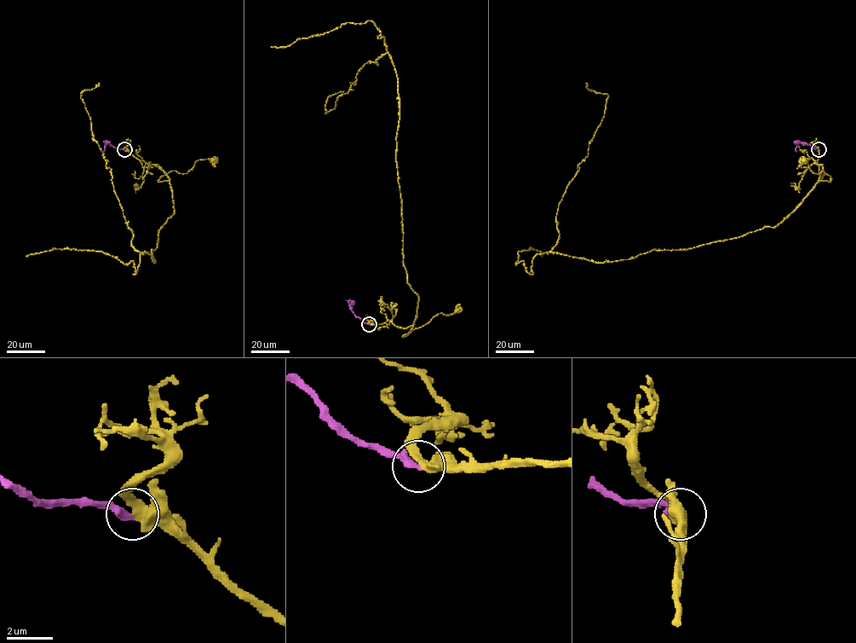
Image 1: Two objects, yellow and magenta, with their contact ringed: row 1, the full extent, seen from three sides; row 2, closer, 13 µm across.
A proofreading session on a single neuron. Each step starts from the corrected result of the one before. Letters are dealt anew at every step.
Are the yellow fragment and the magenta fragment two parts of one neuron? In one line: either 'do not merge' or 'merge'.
do not merge

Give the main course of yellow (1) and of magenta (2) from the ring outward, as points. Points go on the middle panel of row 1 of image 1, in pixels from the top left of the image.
1: (369, 324), (391, 321), (406, 328), (414, 325), (403, 335), (406, 336), (438, 314), (450, 315), (457, 309)
2: (369, 324), (356, 316), (346, 300)

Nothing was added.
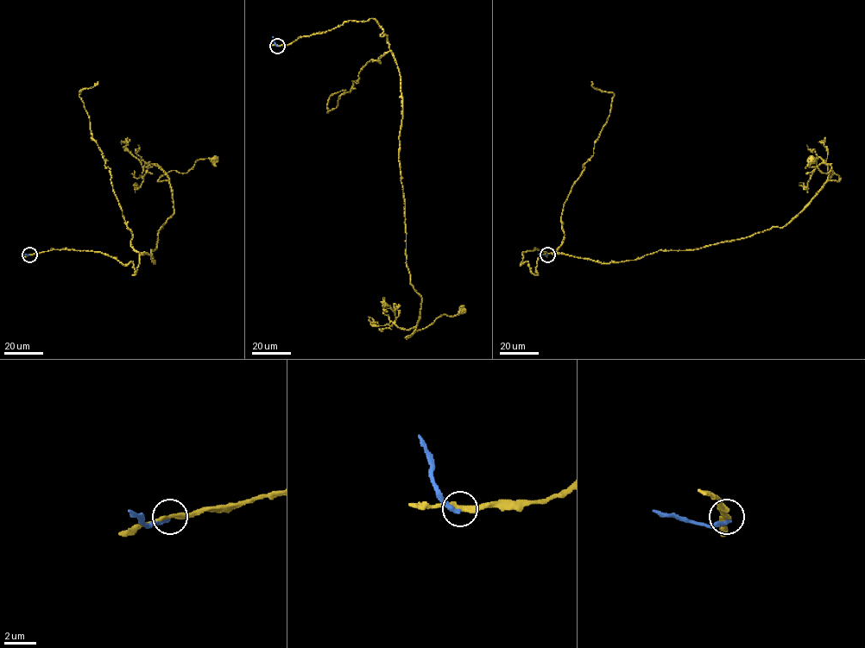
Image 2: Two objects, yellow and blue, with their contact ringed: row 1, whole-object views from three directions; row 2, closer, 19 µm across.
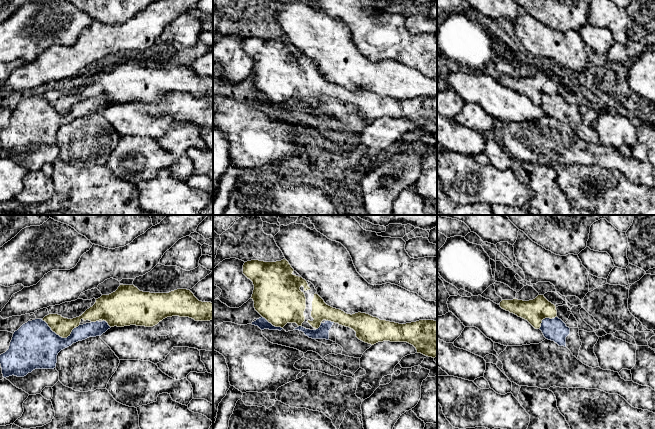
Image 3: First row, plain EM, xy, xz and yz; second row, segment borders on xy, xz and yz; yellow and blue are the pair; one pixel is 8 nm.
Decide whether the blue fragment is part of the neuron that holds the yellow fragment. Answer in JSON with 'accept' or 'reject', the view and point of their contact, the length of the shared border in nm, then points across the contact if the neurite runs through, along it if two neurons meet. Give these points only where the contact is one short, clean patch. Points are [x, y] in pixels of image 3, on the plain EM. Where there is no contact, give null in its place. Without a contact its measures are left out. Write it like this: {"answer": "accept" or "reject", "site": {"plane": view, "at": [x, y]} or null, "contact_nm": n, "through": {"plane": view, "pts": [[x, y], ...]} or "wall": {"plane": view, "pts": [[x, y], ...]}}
{"answer": "reject", "site": {"plane": "xy", "at": [60, 112]}, "contact_nm": 320}

